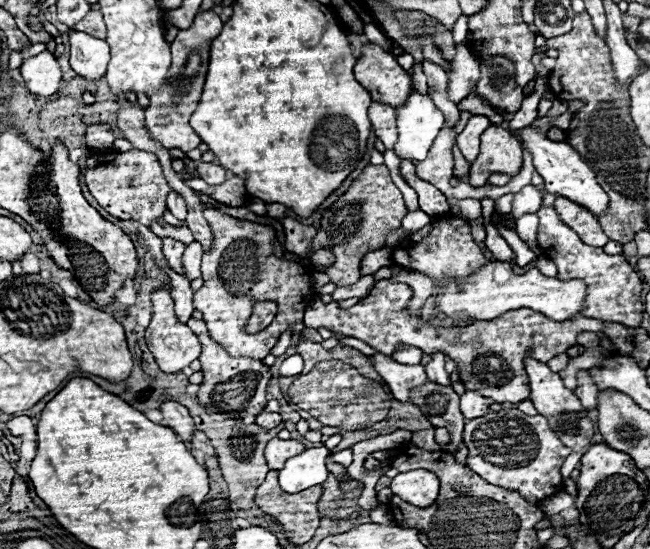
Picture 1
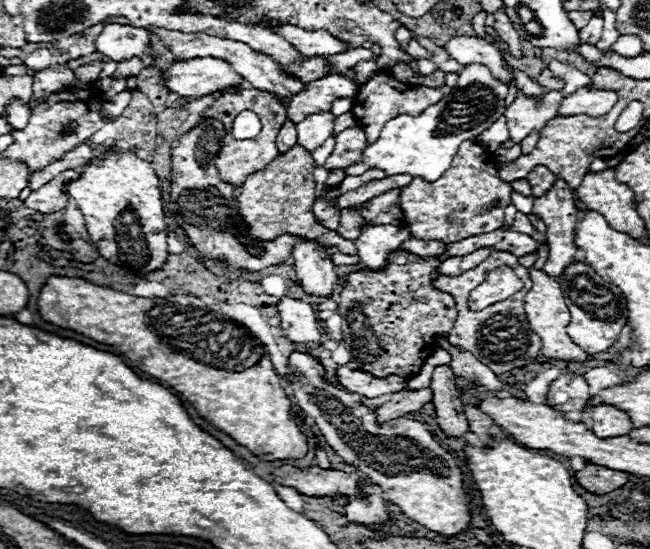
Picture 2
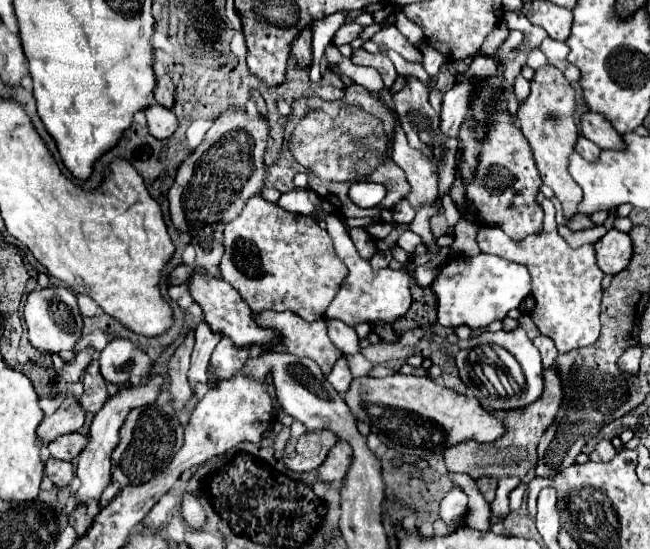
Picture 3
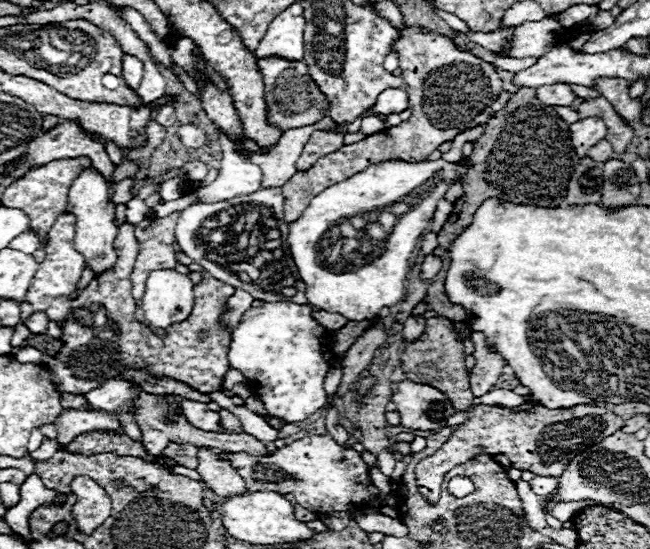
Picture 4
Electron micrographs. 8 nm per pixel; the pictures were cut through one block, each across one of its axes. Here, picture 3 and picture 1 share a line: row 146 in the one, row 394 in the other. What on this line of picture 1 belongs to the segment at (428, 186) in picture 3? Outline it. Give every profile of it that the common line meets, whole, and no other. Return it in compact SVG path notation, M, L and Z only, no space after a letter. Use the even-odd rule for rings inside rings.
M374 354L372 362L374 362L376 372L388 384L394 398L400 402L410 402L412 388L420 388L422 384L428 382L424 366L420 366L420 364L418 366L398 364L398 362L390 360L388 356L382 356L382 354Z

